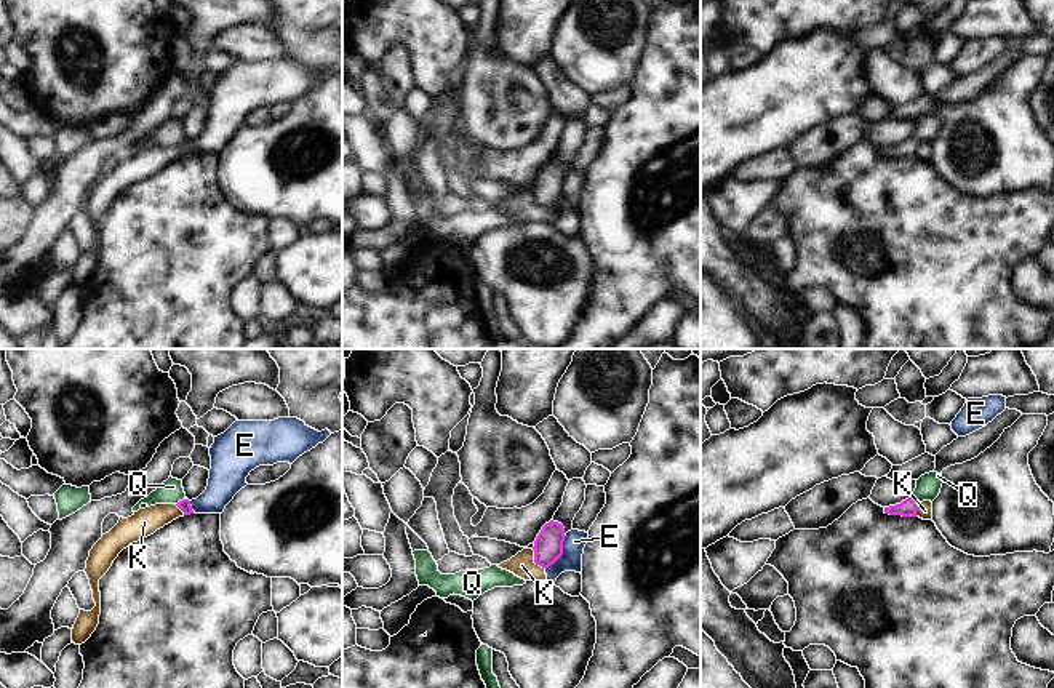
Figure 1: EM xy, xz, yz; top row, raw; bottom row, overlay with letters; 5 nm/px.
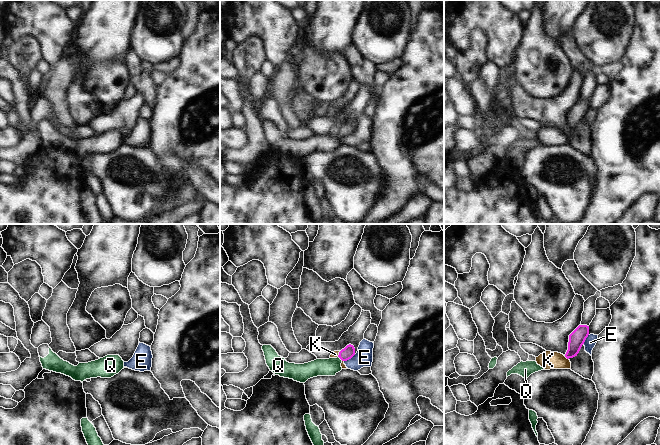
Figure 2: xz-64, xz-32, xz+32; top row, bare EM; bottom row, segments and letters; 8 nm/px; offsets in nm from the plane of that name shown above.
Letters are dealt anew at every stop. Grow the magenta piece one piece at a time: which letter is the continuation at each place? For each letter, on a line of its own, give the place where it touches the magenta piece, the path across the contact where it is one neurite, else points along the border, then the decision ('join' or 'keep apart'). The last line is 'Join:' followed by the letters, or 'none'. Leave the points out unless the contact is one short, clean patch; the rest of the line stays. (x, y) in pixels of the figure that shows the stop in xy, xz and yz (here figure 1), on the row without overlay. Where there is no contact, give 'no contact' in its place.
E: xz (562, 196) | along xz (565, 178), (562, 196), (546, 210) | keep apart
K: xz (534, 202) | along xz (531, 191), (533, 202), (544, 210) | keep apart
Q: xy (183, 141) | across xy (184, 146), (183, 141), (170, 133) | join
Join: Q

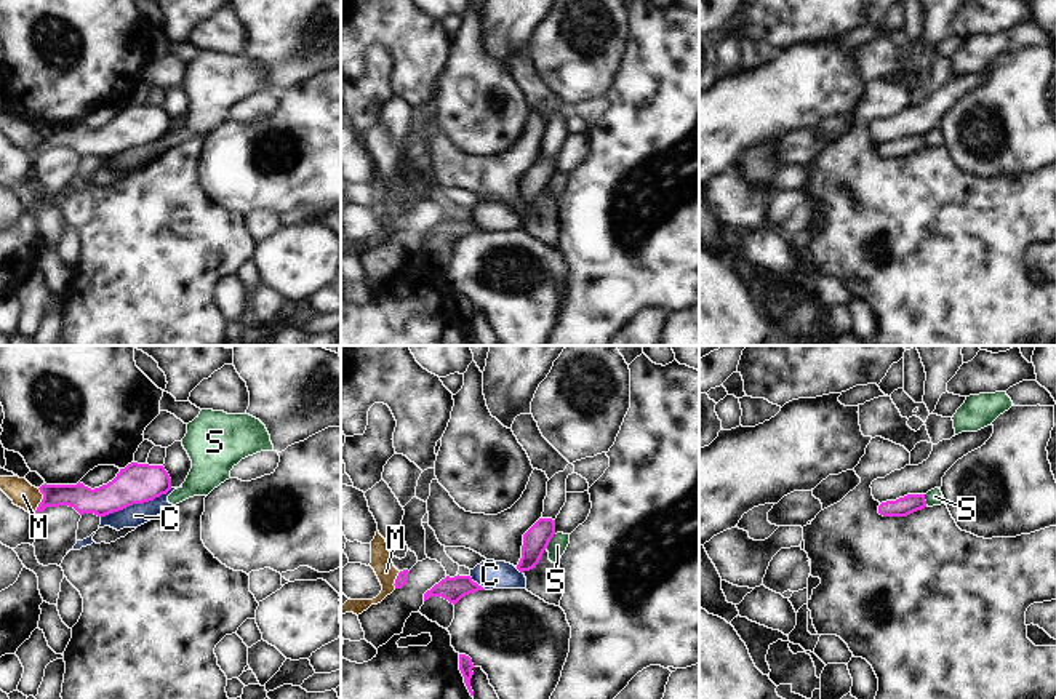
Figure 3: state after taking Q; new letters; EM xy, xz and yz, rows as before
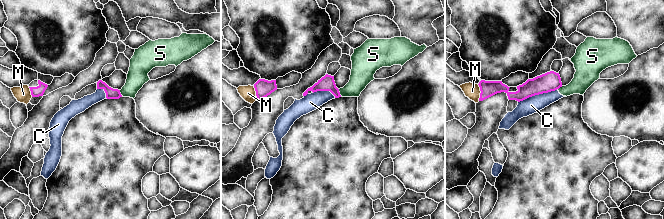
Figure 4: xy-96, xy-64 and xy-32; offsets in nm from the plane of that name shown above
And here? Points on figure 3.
C: xy (136, 144) | along xy (172, 130), (152, 141), (133, 144), (101, 159) | keep apart
M: xy (42, 143) | along xy (39, 130), (42, 143), (34, 154) | keep apart
S: xz (549, 183) | along xz (554, 175), (546, 189) | keep apart
Join: none

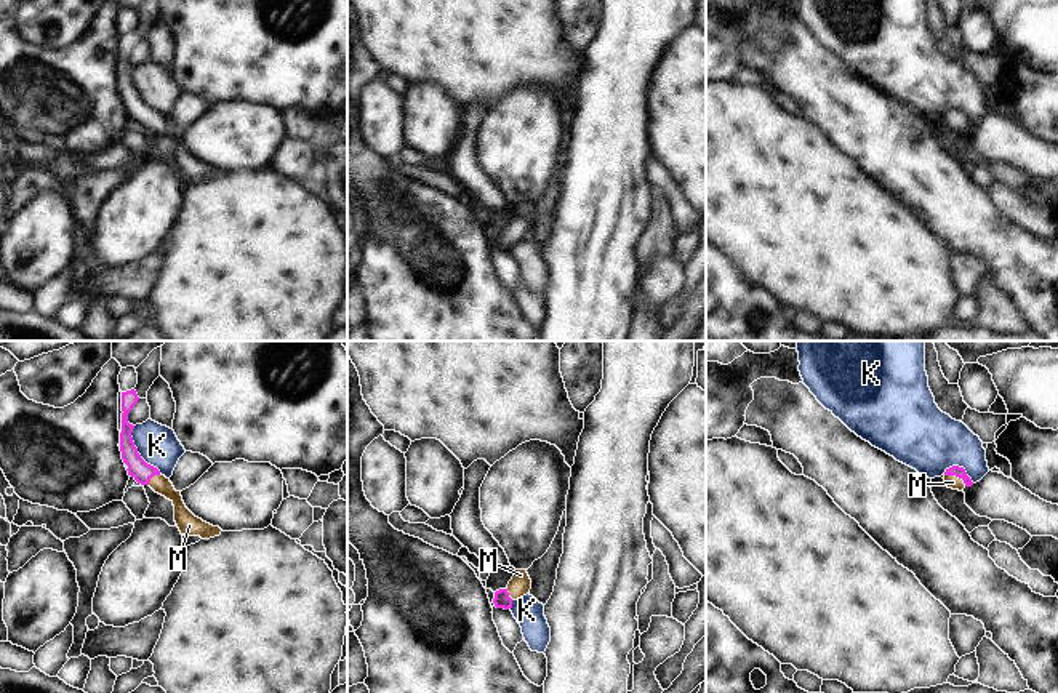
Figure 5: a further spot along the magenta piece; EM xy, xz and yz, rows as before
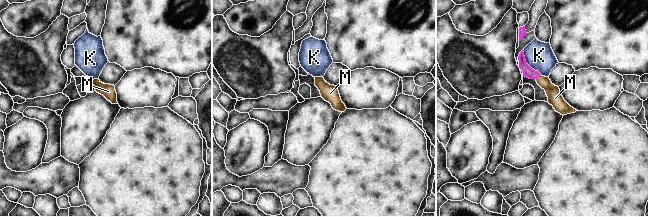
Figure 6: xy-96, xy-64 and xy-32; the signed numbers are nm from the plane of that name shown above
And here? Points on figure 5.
K: xy (136, 93) | along xy (133, 68), (133, 87), (160, 114) | keep apart
M: yz (956, 117) | across yz (956, 112), (956, 117), (953, 124) | join
Join: M

